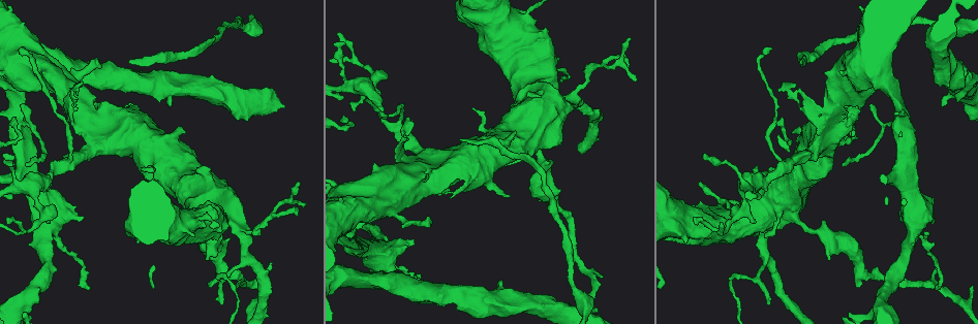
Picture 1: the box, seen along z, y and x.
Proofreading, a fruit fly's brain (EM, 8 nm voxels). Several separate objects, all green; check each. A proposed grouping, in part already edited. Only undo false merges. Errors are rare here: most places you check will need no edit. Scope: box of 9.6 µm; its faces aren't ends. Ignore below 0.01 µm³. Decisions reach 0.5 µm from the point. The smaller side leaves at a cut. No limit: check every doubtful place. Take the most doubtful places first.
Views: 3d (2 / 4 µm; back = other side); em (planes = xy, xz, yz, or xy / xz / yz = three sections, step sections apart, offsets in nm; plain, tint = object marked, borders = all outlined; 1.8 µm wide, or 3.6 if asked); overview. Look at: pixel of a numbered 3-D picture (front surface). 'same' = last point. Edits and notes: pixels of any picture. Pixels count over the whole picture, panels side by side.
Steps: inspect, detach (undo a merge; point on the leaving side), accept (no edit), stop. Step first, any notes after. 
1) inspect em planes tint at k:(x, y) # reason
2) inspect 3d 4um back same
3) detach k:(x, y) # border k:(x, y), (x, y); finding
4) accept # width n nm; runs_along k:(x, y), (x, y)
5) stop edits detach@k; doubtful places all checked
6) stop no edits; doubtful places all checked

inspect 3d 4um back at 1:(830, 120) # abrupt turn

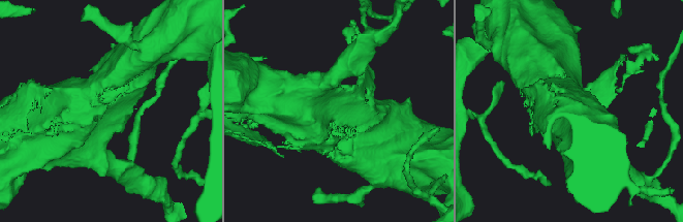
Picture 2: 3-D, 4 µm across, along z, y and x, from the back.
inspect em planes tint at 2:(338, 108) # shape alone is not enough

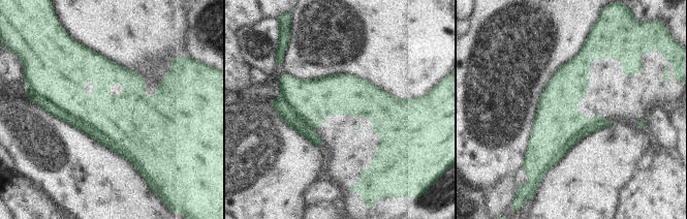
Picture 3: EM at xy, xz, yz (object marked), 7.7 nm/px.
accept # width 320 nm; continuous, no second cell

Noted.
inspect em 3.6um xz step 8 tint at 1:(459, 165) # touches itself

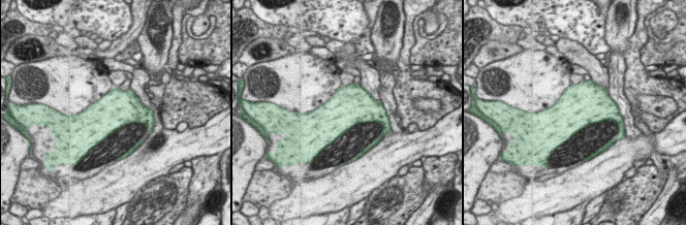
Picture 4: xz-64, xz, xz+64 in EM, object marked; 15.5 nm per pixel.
inspect em 3.6um planes tint same # cut it another way

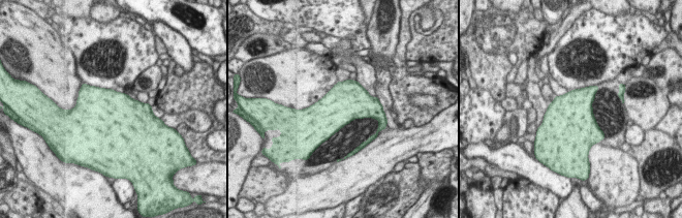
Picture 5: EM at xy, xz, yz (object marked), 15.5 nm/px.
accept # width 600 nm; one cell here

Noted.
inspect 3d 4um back at 1:(20, 125) # thick turns thin

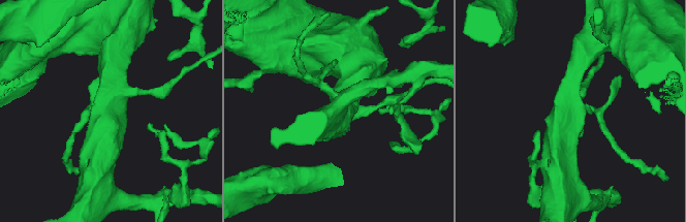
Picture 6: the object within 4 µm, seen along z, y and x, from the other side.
inspect em planes tint at 6:(571, 107)

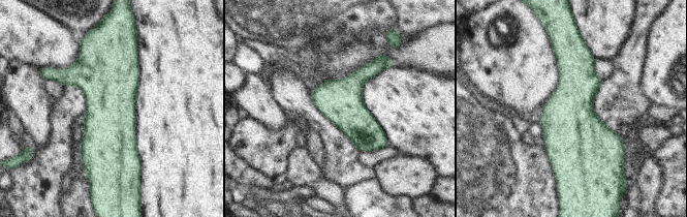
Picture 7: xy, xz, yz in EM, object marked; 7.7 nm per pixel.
accept # all the same cell

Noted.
inspect em 3.6um planes tint at 1:(792, 214) # thick turns thin

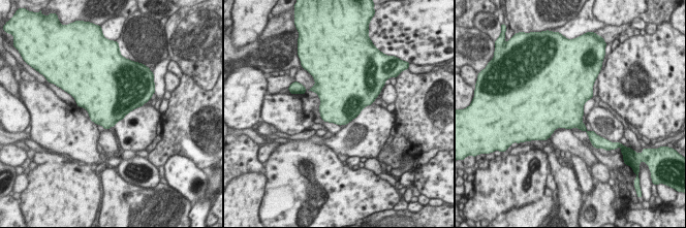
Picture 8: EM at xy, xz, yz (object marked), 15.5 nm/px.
accept # one cell here

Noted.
inspect 3d 2um at 1:(347, 127) # sharp bend

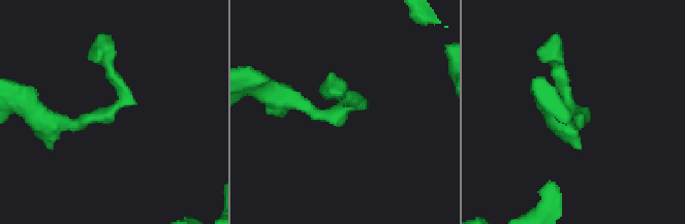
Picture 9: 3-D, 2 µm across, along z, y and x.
inspect em planes tint at 9:(109, 110)

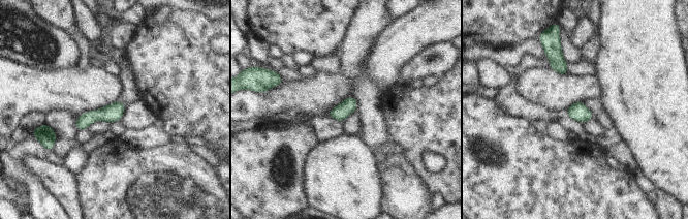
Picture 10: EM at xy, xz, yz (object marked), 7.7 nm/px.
accept # runs_along 10:(122, 106), (89, 117), (79, 126); one cell here

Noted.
inspect em 3.6um planes borders at 1:(492, 166) # abrupt turn

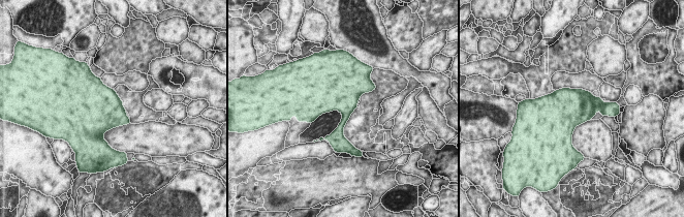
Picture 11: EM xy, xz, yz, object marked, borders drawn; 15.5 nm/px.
accept # one cell here

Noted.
inspect 3d 4um at 1:(573, 101) # a narrow waist

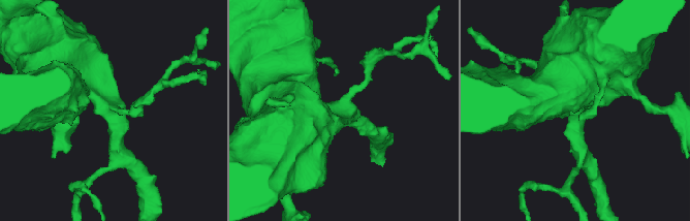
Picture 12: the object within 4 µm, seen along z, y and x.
inspect em planes tint at 12:(342, 111)

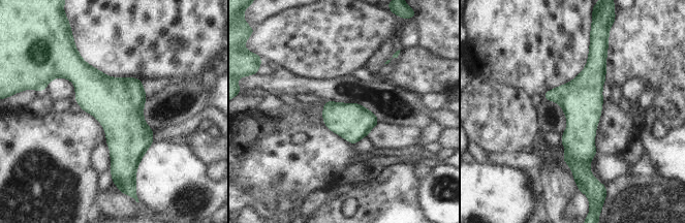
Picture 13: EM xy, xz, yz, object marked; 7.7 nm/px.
accept # runs_along 13:(591, 54), (581, 176); all the same cell

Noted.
stop no edits; doubtful places all checked

